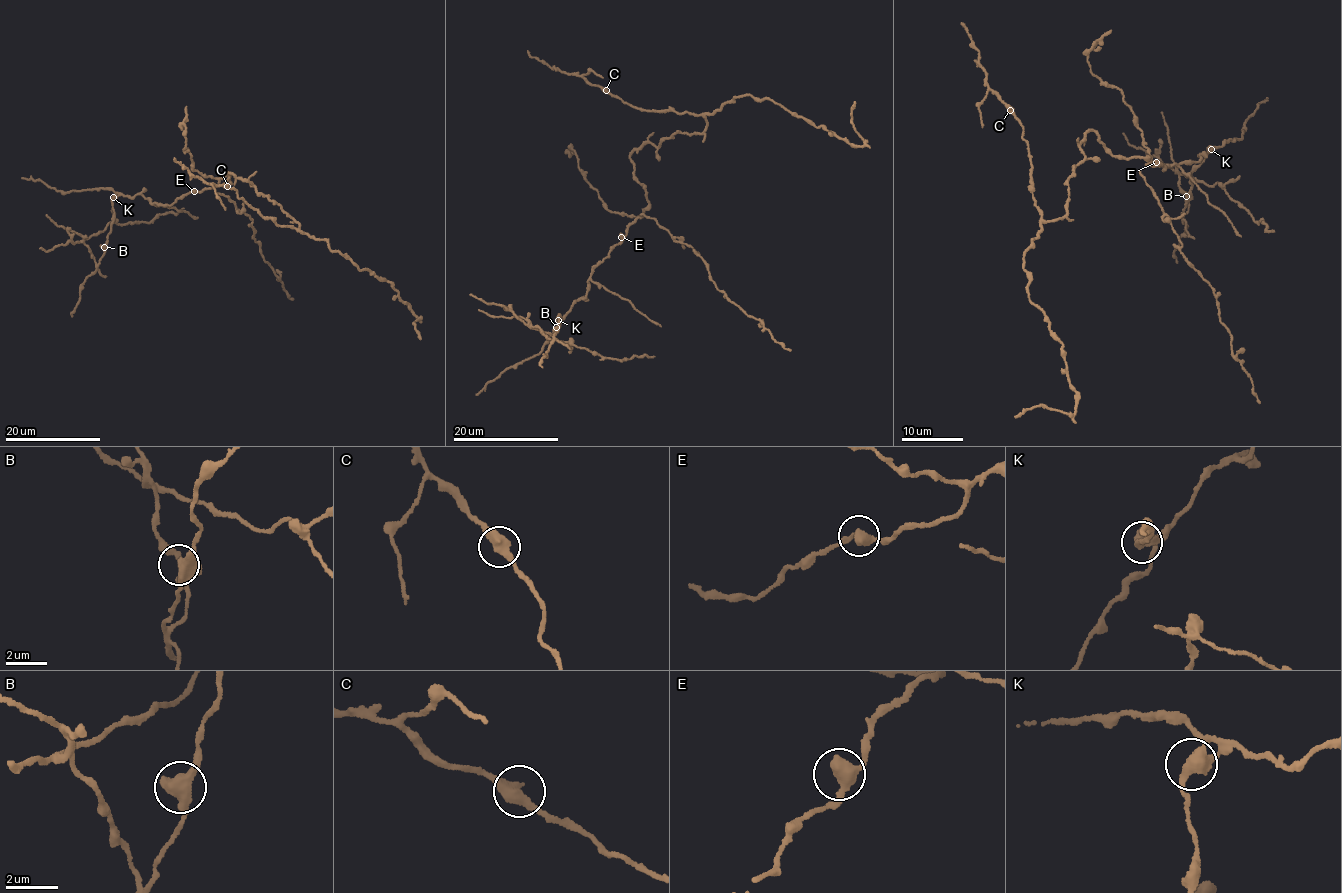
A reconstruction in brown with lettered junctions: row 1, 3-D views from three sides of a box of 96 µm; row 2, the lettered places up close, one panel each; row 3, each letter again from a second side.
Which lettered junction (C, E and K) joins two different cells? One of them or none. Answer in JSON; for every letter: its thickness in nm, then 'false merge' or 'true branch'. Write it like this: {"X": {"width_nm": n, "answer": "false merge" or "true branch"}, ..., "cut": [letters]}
{"C": {"width_nm": 480, "answer": "true branch"}, "E": {"width_nm": 460, "answer": "true branch"}, "K": {"width_nm": 550, "answer": "false merge"}, "cut": ["K"]}

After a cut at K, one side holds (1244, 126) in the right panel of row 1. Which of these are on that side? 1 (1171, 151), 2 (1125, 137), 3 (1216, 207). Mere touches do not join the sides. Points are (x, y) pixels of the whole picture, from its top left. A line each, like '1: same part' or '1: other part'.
1: other part
2: other part
3: same part

